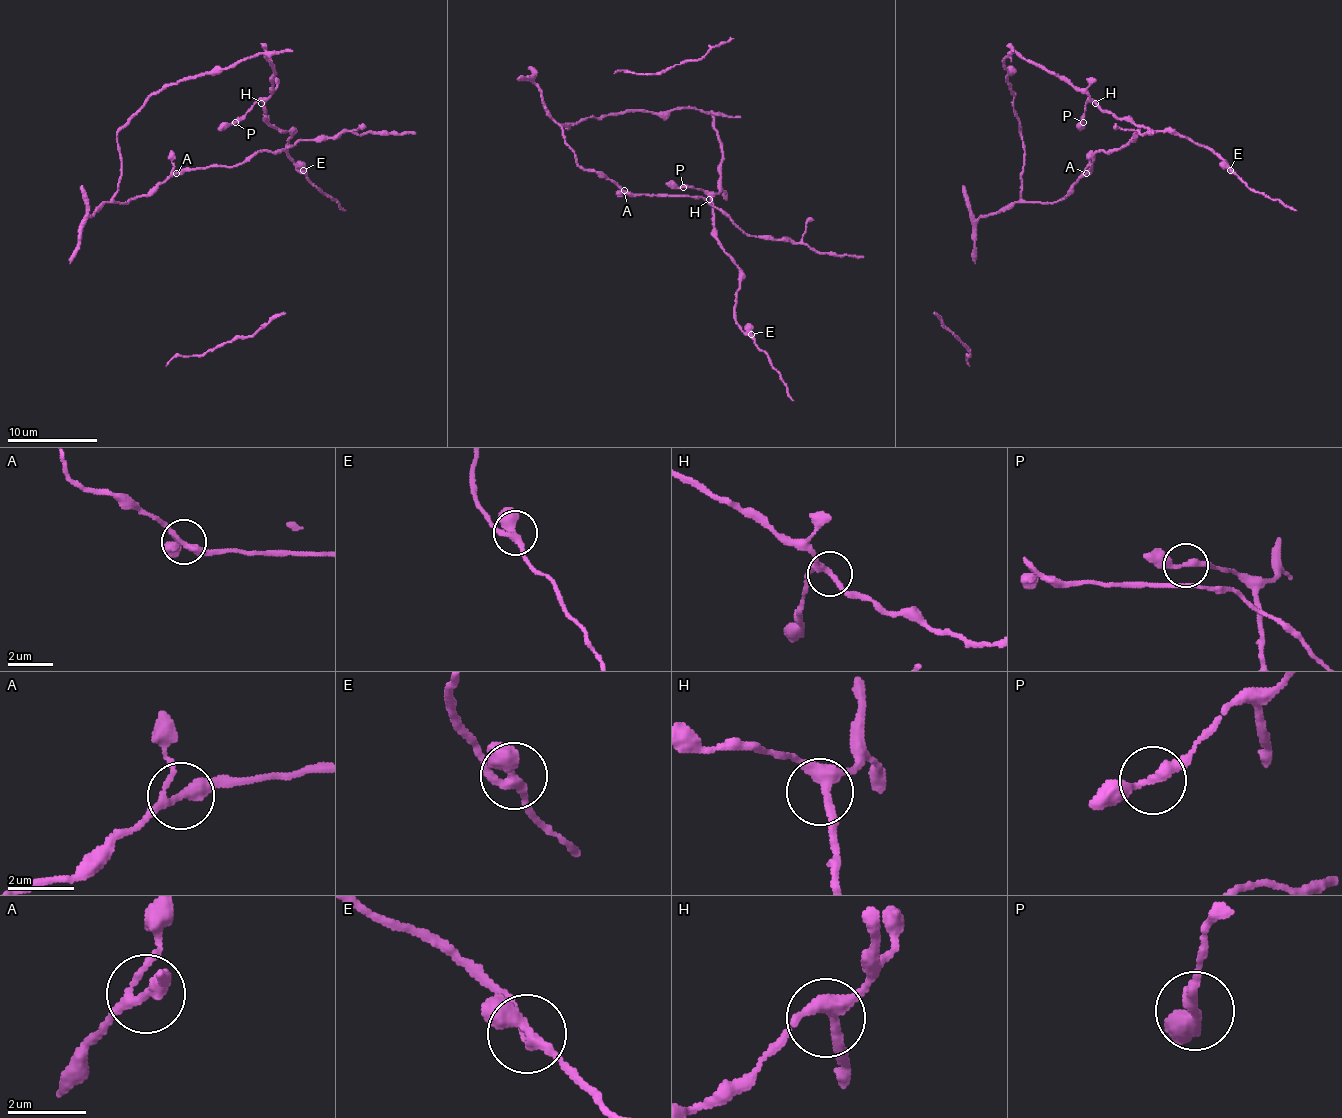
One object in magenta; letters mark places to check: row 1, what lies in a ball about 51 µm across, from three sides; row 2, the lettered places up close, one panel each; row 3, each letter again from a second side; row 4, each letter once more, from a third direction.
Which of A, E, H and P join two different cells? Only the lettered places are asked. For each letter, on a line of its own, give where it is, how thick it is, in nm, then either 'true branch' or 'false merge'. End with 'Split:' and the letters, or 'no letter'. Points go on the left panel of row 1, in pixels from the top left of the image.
A: at (176, 173); 240 nm thick; true branch
E: at (303, 170); 320 nm thick; true branch
H: at (261, 103); 280 nm thick; true branch
P: at (235, 122); 280 nm thick; true branch
Split: no letter

